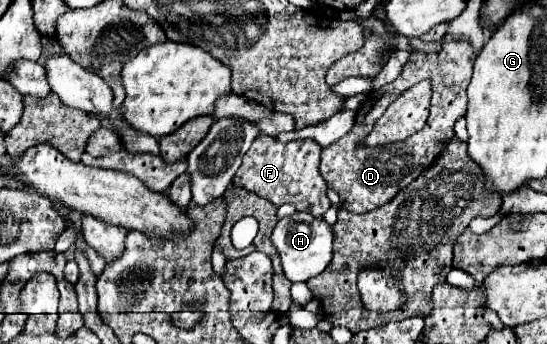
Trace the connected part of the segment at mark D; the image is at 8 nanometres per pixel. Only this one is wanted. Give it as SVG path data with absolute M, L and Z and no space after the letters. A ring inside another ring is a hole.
M454 39L442 43L440 53L412 53L400 77L380 91L374 91L366 97L362 107L356 113L356 121L350 133L322 149L320 175L328 187L336 189L342 201L342 207L352 213L366 213L380 205L386 205L394 199L398 191L408 187L424 169L428 169L436 157L446 149L450 139L454 139L454 123L466 113L466 87L472 77L472 65L478 51L470 45L468 39ZM430 79L432 99L430 99L430 117L422 131L410 135L404 141L388 143L382 147L360 147L360 143L370 135L372 125L382 117L388 105L406 89L414 87L418 81Z

